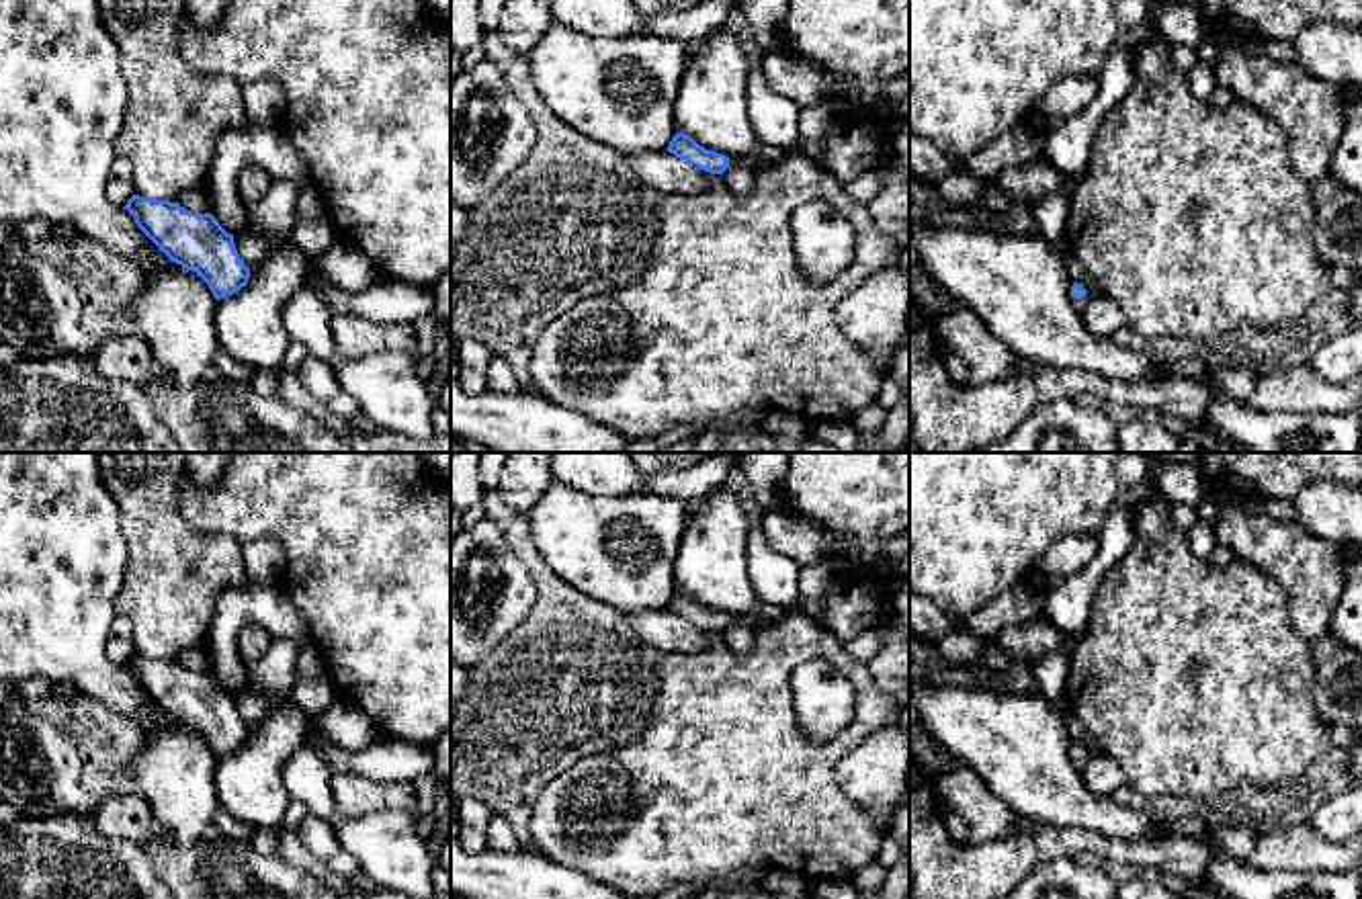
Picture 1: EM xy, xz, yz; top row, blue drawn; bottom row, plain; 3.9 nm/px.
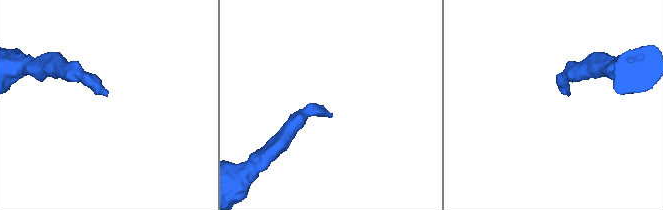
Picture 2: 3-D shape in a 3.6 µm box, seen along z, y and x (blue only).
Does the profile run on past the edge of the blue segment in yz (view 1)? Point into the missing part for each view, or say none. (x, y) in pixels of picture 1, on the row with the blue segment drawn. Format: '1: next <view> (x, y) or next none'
1: next yz (1080, 304)

